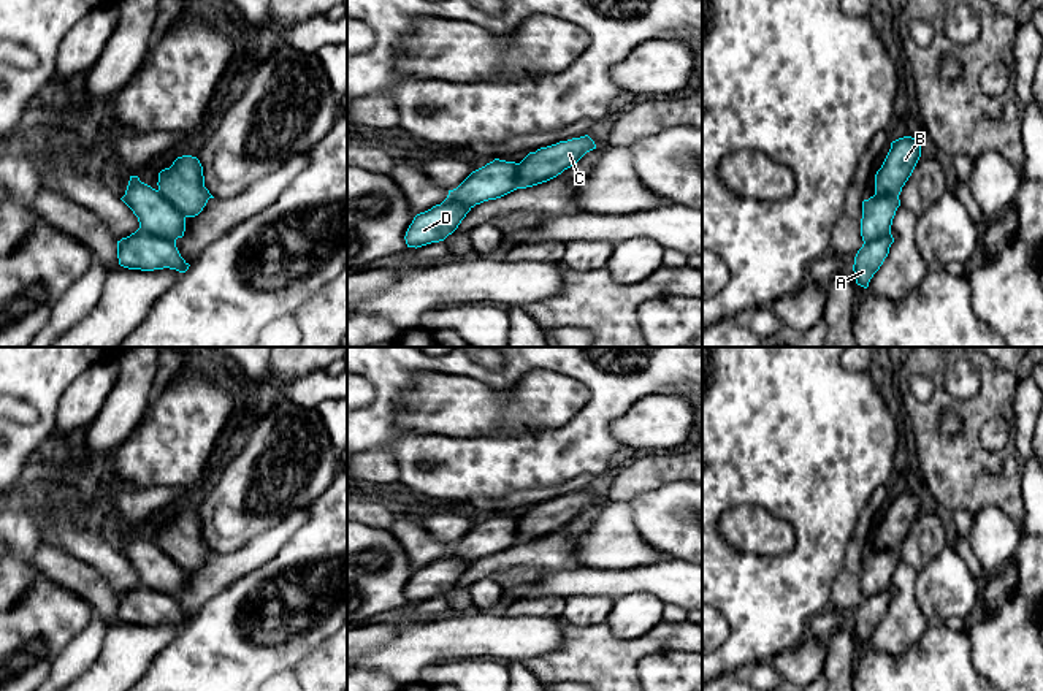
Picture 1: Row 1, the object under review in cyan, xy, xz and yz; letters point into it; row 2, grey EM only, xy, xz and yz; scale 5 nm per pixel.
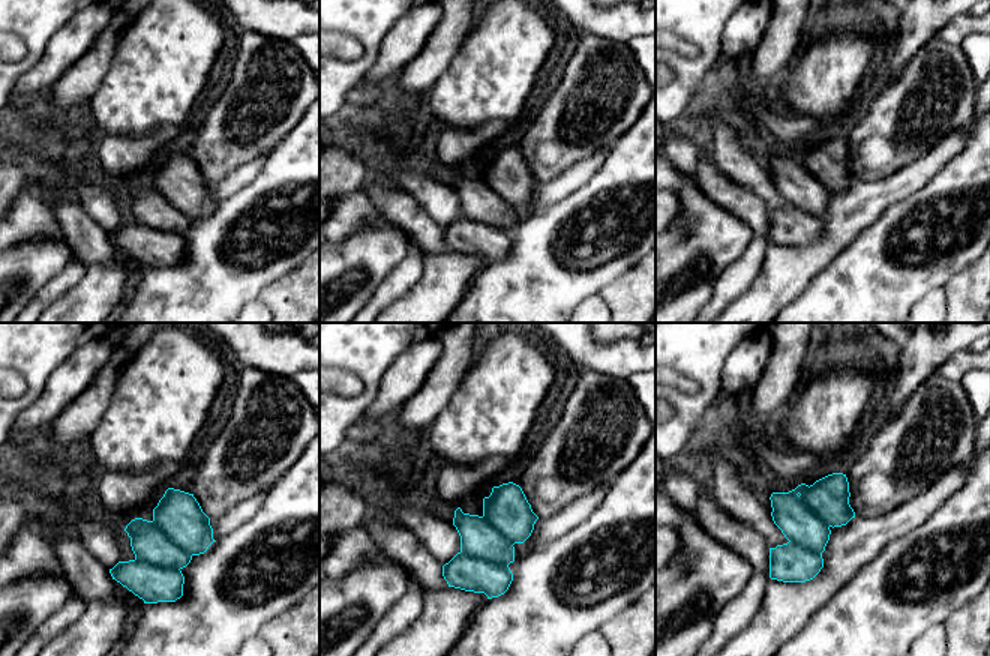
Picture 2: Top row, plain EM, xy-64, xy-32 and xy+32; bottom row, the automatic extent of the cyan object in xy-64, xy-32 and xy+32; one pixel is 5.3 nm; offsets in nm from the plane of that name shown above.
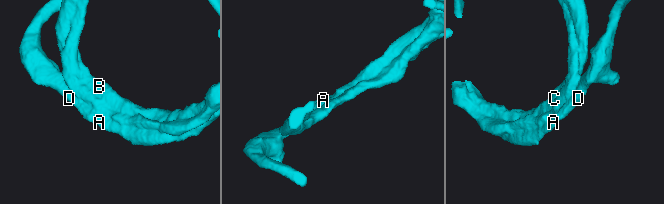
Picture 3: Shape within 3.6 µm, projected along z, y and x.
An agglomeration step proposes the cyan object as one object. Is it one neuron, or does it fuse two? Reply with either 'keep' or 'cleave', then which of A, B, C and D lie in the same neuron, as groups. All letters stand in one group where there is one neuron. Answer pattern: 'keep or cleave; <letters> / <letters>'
keep; A B C D

